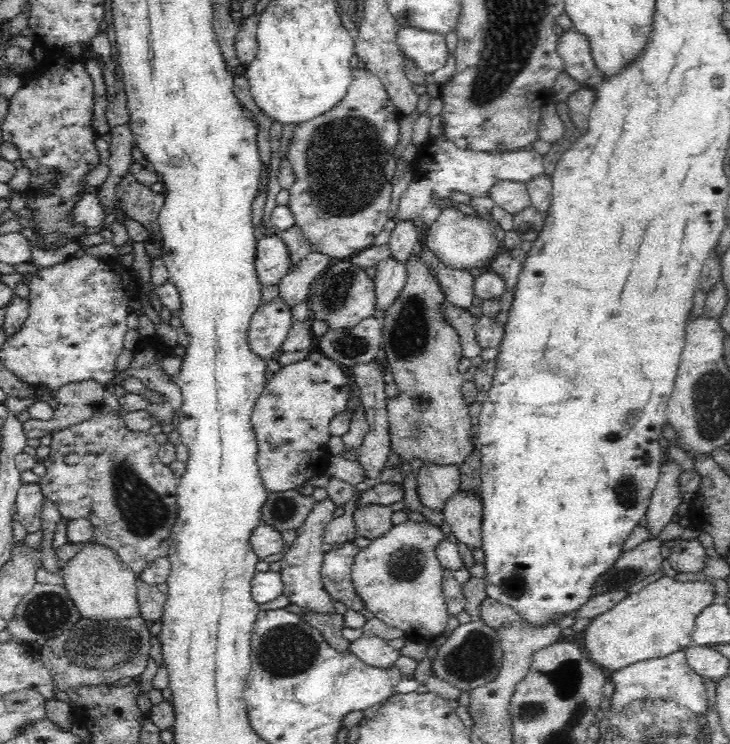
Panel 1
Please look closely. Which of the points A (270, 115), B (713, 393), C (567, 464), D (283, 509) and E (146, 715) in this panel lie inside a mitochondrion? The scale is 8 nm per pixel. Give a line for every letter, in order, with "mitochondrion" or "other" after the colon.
A: other
B: mitochondrion
C: other
D: mitochondrion
E: other

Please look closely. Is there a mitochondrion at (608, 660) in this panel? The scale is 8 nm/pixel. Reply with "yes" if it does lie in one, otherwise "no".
no

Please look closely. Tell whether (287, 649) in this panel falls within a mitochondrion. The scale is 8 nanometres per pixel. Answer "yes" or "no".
yes

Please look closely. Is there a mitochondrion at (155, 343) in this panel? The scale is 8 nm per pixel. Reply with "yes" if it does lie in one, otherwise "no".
no

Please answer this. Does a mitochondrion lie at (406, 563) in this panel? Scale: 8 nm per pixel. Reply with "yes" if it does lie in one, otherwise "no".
yes

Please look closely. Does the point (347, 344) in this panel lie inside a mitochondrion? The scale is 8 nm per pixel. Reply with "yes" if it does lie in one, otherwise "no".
yes

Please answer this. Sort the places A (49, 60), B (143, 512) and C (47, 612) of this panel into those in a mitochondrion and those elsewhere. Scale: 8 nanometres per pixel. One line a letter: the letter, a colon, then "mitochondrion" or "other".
A: other
B: mitochondrion
C: mitochondrion

